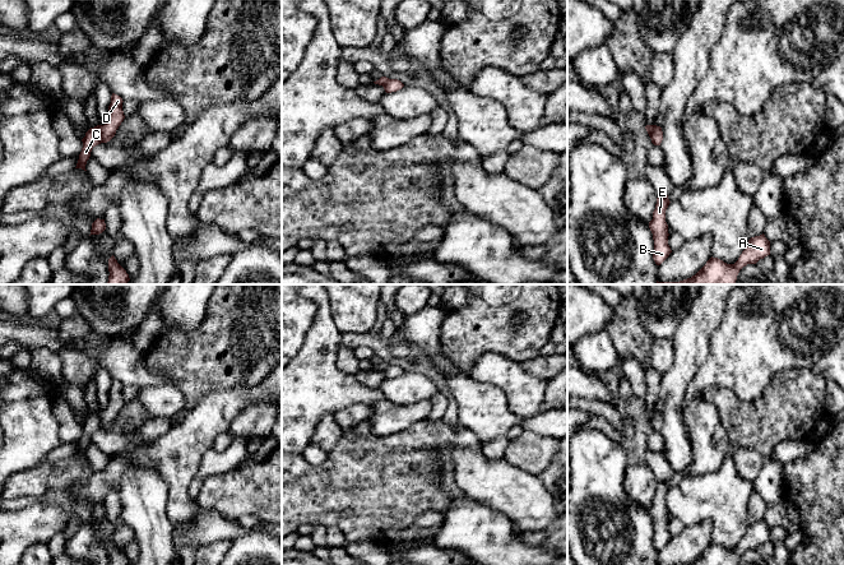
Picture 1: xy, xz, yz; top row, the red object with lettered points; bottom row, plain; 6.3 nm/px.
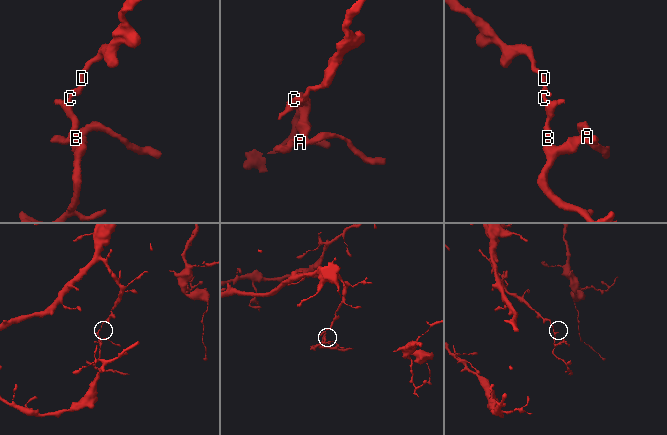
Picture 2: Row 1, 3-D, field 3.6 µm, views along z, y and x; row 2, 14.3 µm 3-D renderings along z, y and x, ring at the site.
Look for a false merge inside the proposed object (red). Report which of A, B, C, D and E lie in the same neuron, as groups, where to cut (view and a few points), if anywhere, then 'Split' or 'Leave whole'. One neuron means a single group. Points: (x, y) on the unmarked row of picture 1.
Groups: A B C E / D. Split along xy (101, 411), (100, 427). Split

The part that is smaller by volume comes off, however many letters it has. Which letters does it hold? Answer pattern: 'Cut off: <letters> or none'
Cut off: A, B, C, E

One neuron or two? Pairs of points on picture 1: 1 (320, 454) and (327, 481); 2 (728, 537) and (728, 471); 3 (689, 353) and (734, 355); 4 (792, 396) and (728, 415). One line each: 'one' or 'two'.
1: two
2: one
3: two
4: one

